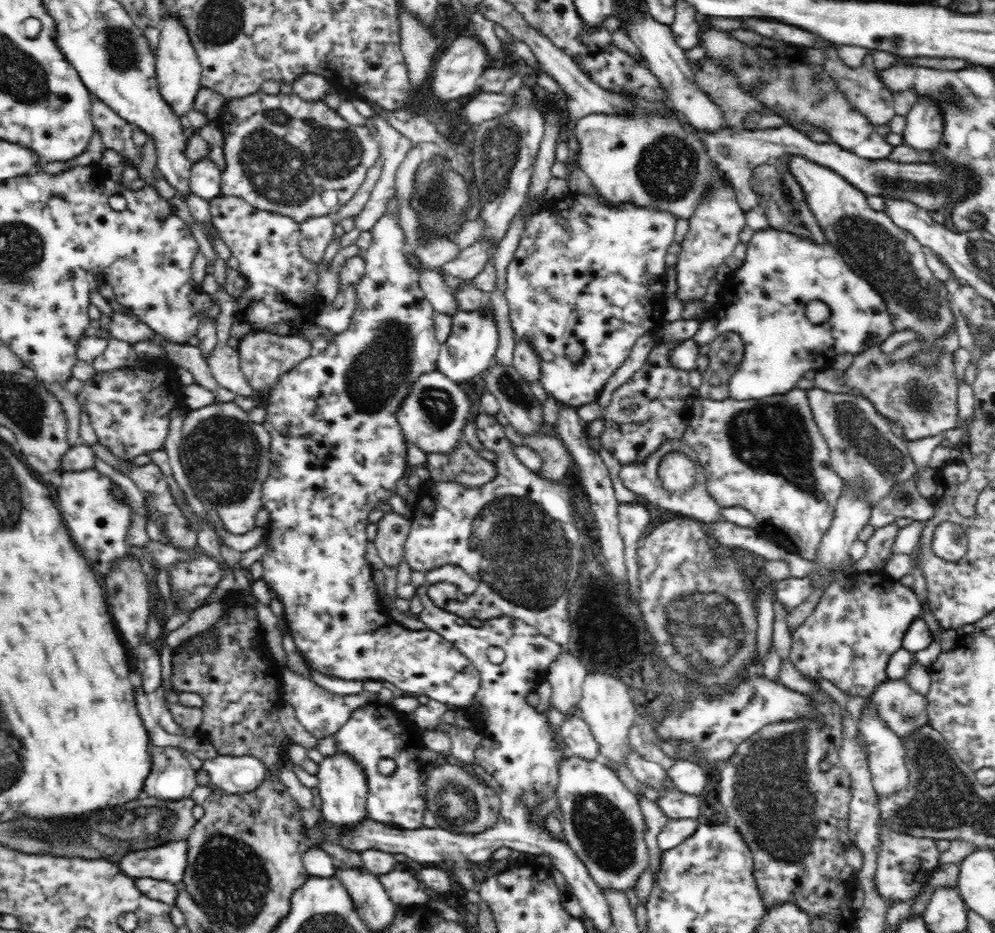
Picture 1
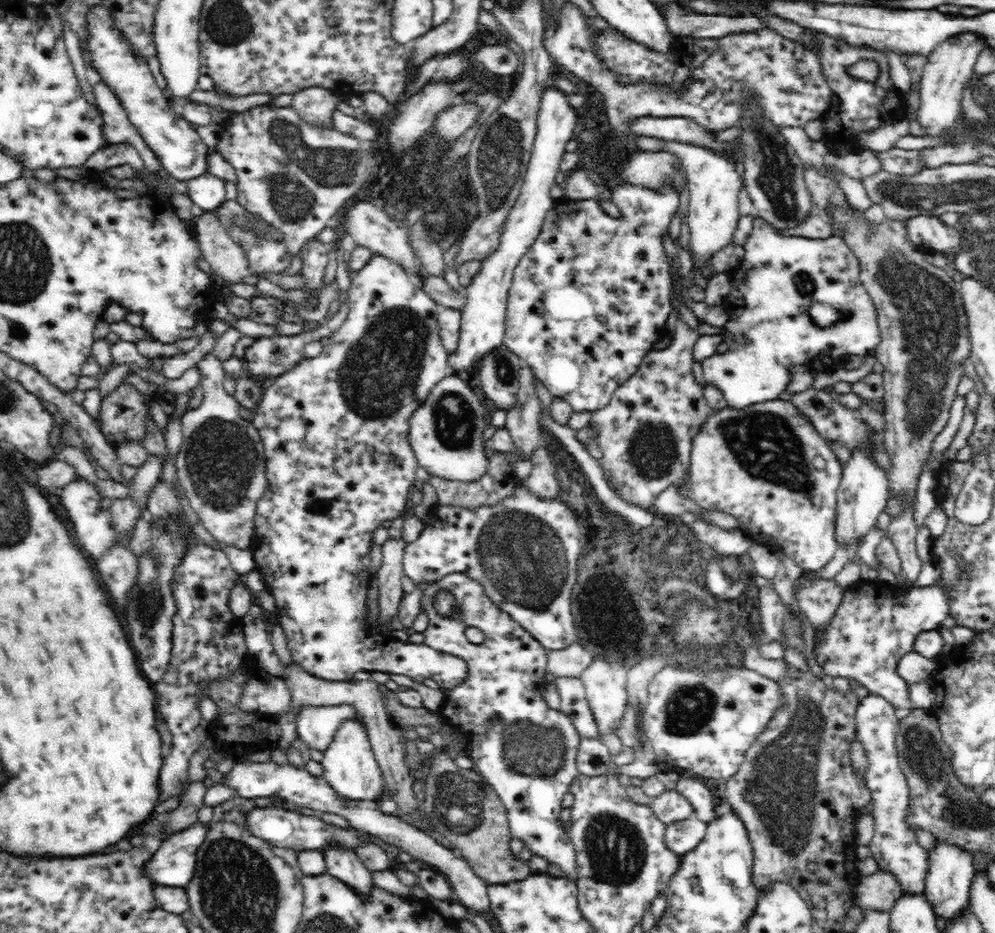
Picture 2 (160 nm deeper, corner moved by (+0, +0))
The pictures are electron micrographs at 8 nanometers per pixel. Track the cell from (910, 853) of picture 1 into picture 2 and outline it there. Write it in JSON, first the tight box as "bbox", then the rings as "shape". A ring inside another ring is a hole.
{"bbox":[855,693,929,893],"shape":[[[870,693],[860,699],[855,713],[856,740],[866,751],[866,768],[863,774],[871,793],[870,807],[874,810],[876,830],[869,848],[879,868],[894,874],[903,892],[924,893],[929,852],[918,844],[914,830],[908,825],[909,787],[899,763],[897,730],[902,713],[888,699]]]}

